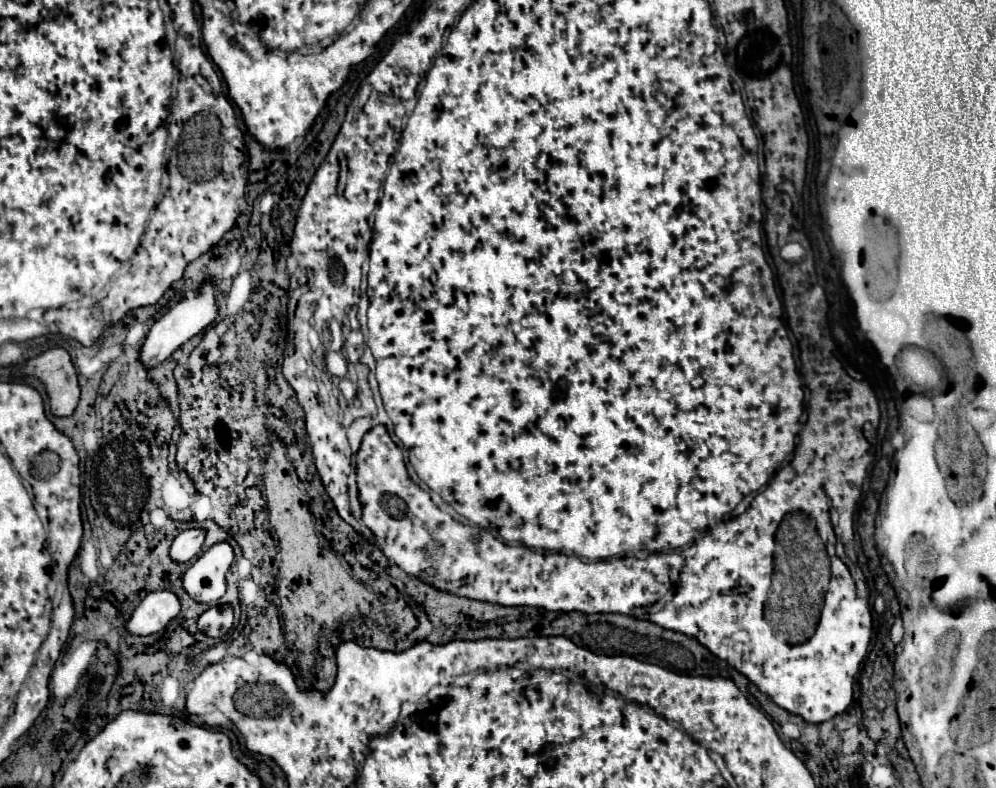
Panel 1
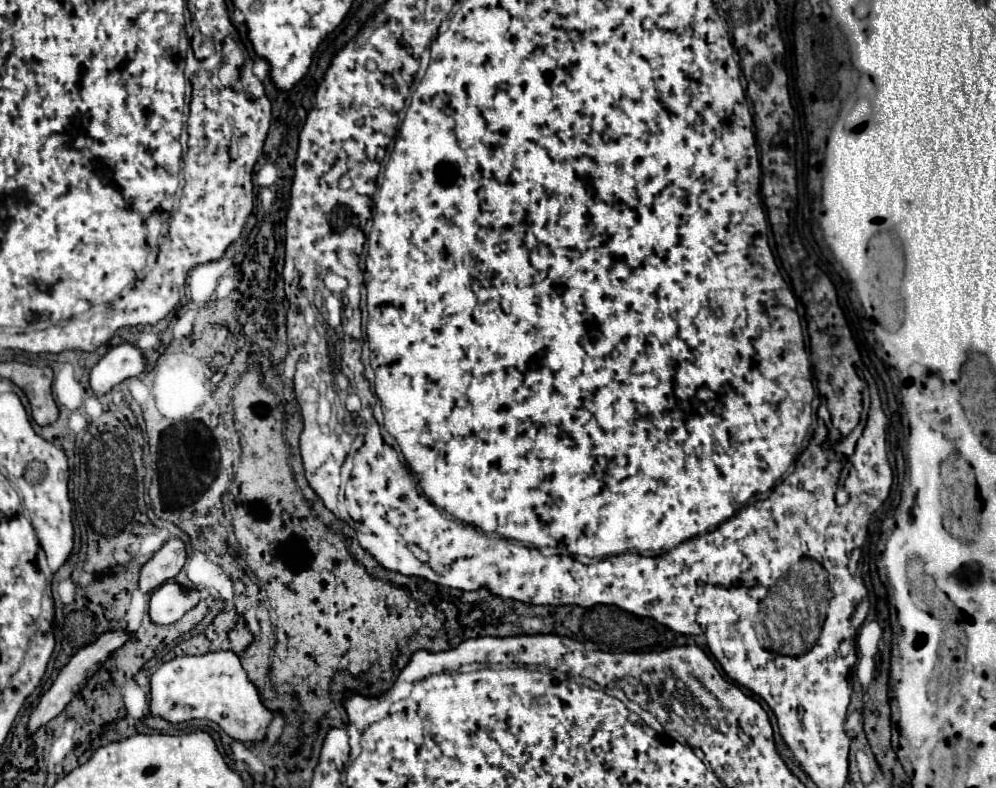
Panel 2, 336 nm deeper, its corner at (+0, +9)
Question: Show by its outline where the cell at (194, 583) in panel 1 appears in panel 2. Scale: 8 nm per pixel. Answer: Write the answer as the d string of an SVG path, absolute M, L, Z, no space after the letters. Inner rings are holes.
M168 581L152 593L150 619L158 625L176 623L186 611L196 607L198 601L200 601L198 589L188 589L176 581Z

